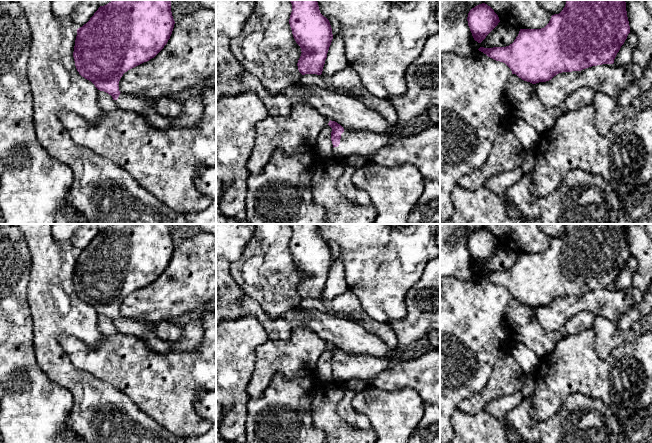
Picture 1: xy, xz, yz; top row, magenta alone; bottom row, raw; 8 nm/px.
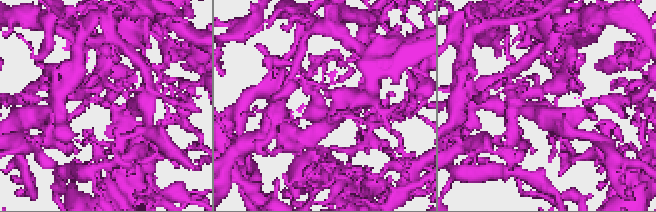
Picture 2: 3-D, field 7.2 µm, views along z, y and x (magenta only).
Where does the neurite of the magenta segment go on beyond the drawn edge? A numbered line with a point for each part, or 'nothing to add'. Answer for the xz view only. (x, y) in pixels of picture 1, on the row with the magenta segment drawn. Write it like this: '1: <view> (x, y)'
1: xz (363, 143)

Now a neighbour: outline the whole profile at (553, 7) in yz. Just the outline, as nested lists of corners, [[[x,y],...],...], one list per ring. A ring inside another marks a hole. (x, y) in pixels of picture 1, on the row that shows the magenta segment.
[[[538,0],[540,5],[547,10],[551,16],[559,14],[565,7],[567,0]]]

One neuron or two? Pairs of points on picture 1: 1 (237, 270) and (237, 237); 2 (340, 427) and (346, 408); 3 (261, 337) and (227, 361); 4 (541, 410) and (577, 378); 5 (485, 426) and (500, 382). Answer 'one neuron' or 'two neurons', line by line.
1: two neurons
2: two neurons
3: one neuron
4: one neuron
5: two neurons

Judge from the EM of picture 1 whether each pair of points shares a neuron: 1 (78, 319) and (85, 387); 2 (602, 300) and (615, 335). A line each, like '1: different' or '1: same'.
1: same
2: different

